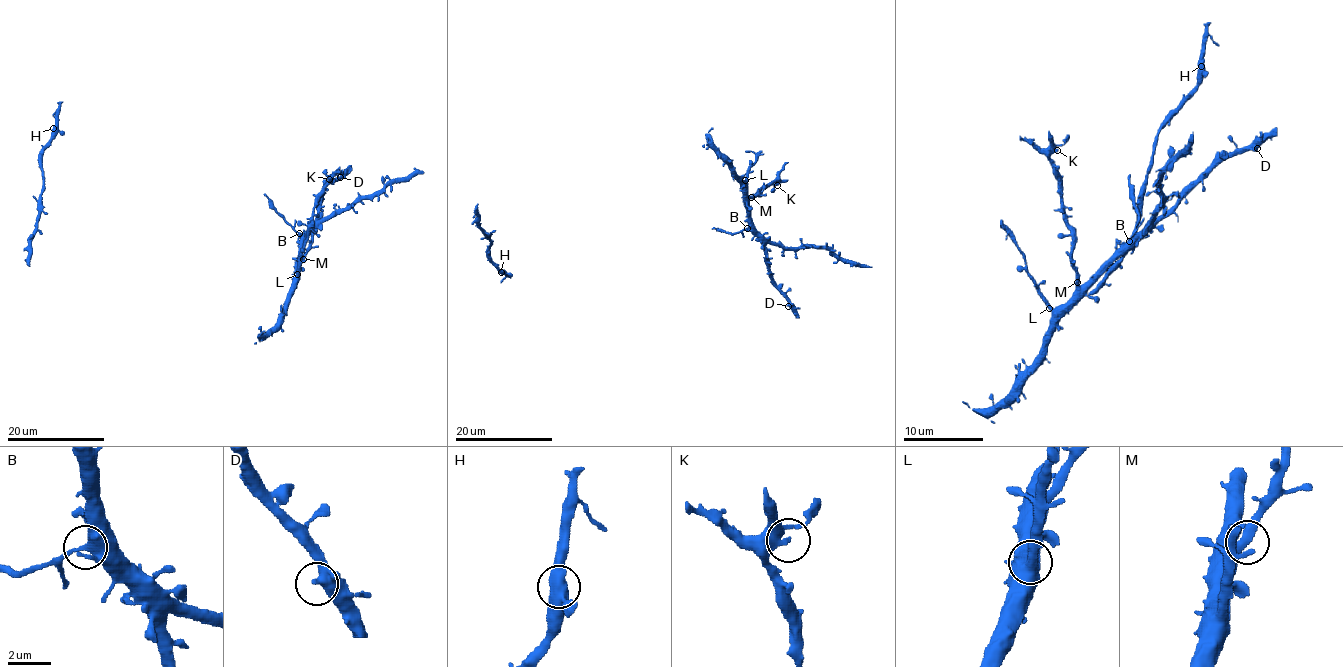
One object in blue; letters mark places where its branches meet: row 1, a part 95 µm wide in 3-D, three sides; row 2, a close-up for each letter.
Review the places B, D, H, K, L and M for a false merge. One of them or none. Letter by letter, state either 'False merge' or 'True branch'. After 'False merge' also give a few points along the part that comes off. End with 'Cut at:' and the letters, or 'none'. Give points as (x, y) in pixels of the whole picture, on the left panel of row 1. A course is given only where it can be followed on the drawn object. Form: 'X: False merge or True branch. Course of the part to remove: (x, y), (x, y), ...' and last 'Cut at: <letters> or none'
B: False merge. Course of the part to remove: (300, 233), (279, 214), (265, 193)
D: True branch
H: True branch
K: True branch
L: True branch
M: True branch
Cut at: B

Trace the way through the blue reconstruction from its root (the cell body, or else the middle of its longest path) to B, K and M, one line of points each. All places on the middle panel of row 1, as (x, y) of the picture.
B: (711, 228), (731, 233), (748, 228)
K: (711, 228), (742, 232), (748, 227), (748, 199), (776, 180), (777, 185)
M: (711, 228), (731, 233), (747, 228), (748, 199), (751, 197)

